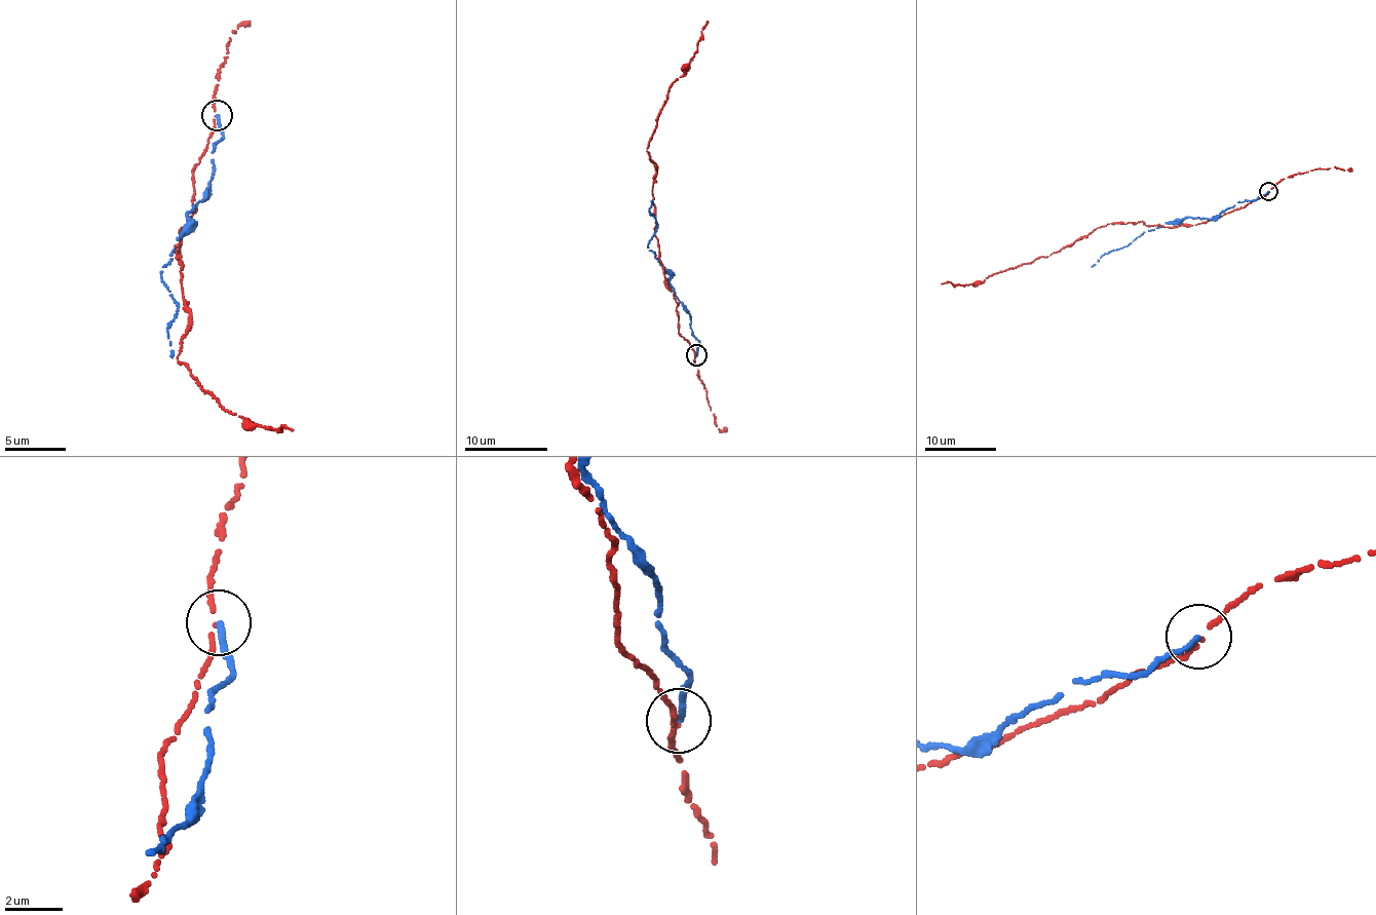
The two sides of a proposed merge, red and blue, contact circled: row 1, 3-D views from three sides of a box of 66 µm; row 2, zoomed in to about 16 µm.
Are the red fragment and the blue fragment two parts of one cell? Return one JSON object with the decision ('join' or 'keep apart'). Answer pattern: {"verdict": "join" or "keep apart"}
{"verdict": "keep apart"}

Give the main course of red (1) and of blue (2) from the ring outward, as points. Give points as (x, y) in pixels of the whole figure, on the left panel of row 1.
1: (216, 116), (193, 172), (194, 210), (176, 252), (190, 326), (176, 358), (221, 408), (272, 431), (292, 430)
2: (216, 114), (223, 138), (212, 152), (209, 186), (162, 267), (179, 310), (166, 332), (169, 356)

